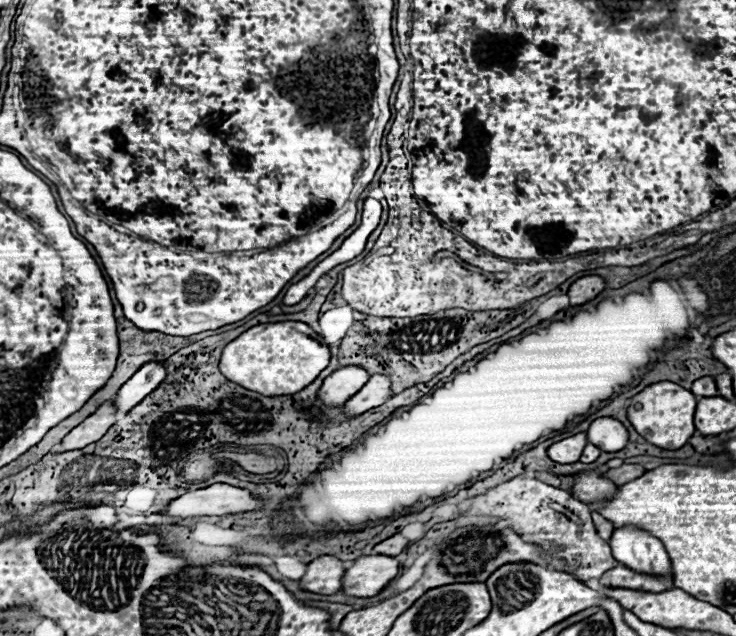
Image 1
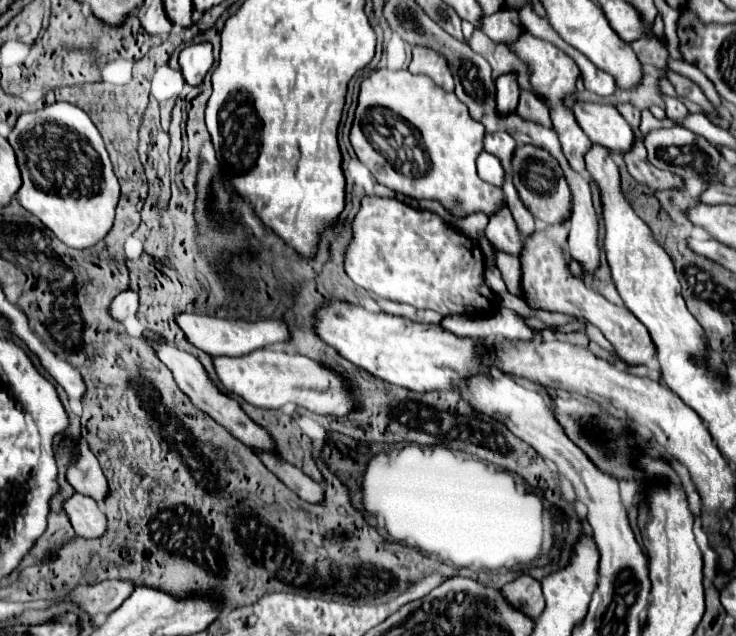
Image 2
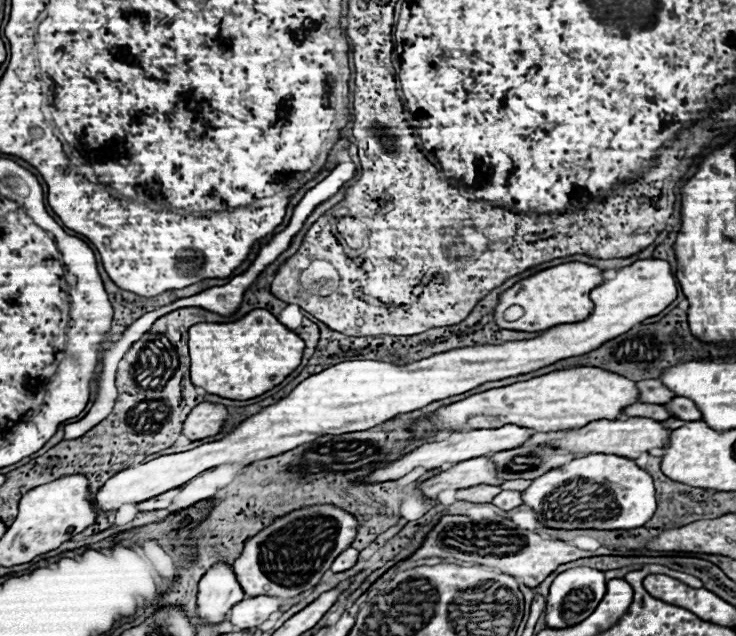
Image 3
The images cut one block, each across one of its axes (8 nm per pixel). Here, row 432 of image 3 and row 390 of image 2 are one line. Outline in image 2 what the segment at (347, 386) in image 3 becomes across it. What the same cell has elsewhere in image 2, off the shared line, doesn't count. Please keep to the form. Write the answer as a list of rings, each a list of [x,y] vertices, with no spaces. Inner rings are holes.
[[[256,350],[246,356],[216,356],[214,370],[228,392],[258,408],[280,408],[292,402],[314,414],[326,416],[344,416],[352,410],[352,396],[346,392],[346,382],[338,374],[300,354]]]

